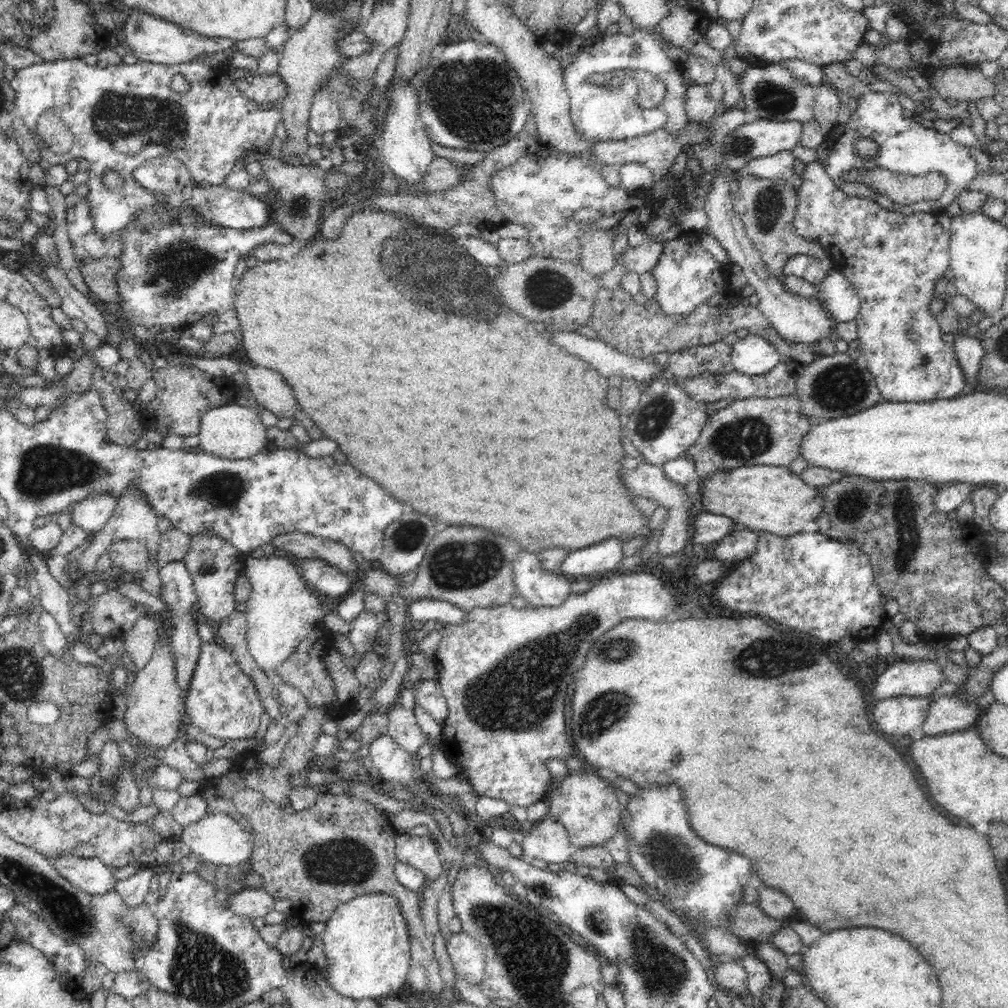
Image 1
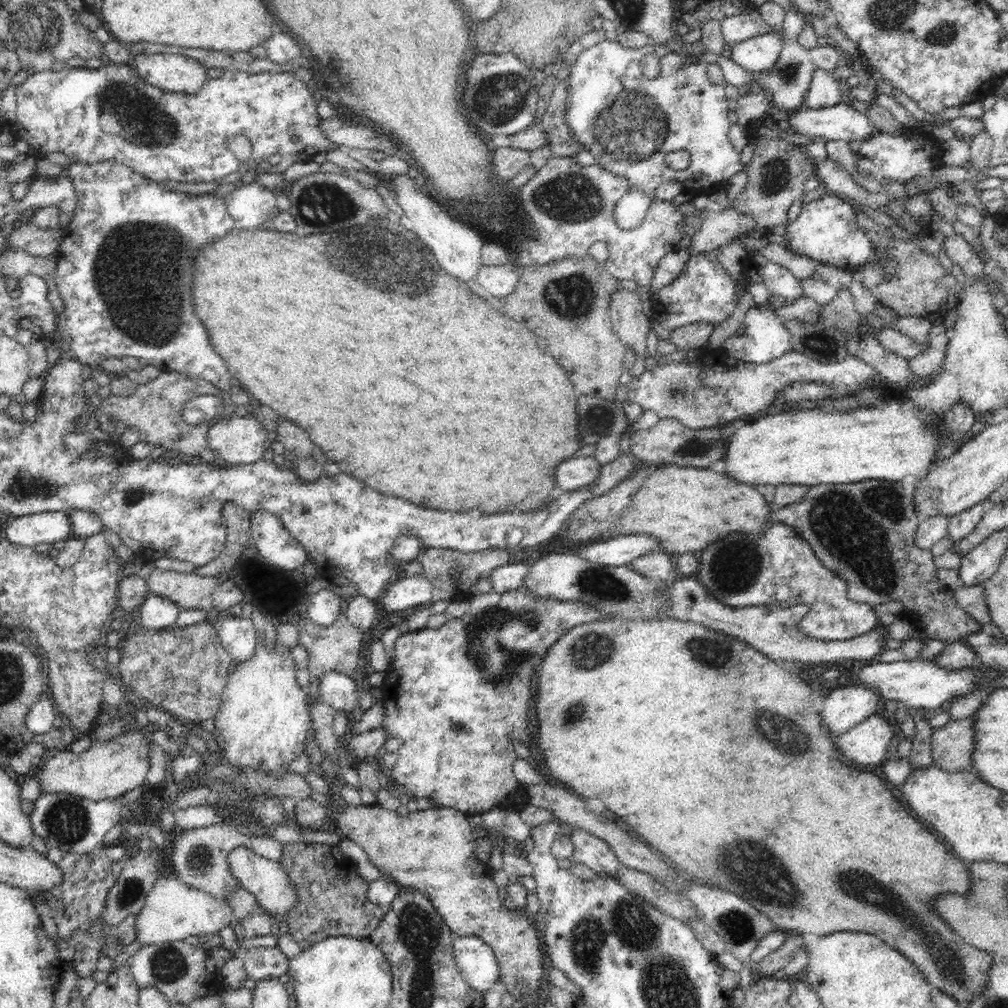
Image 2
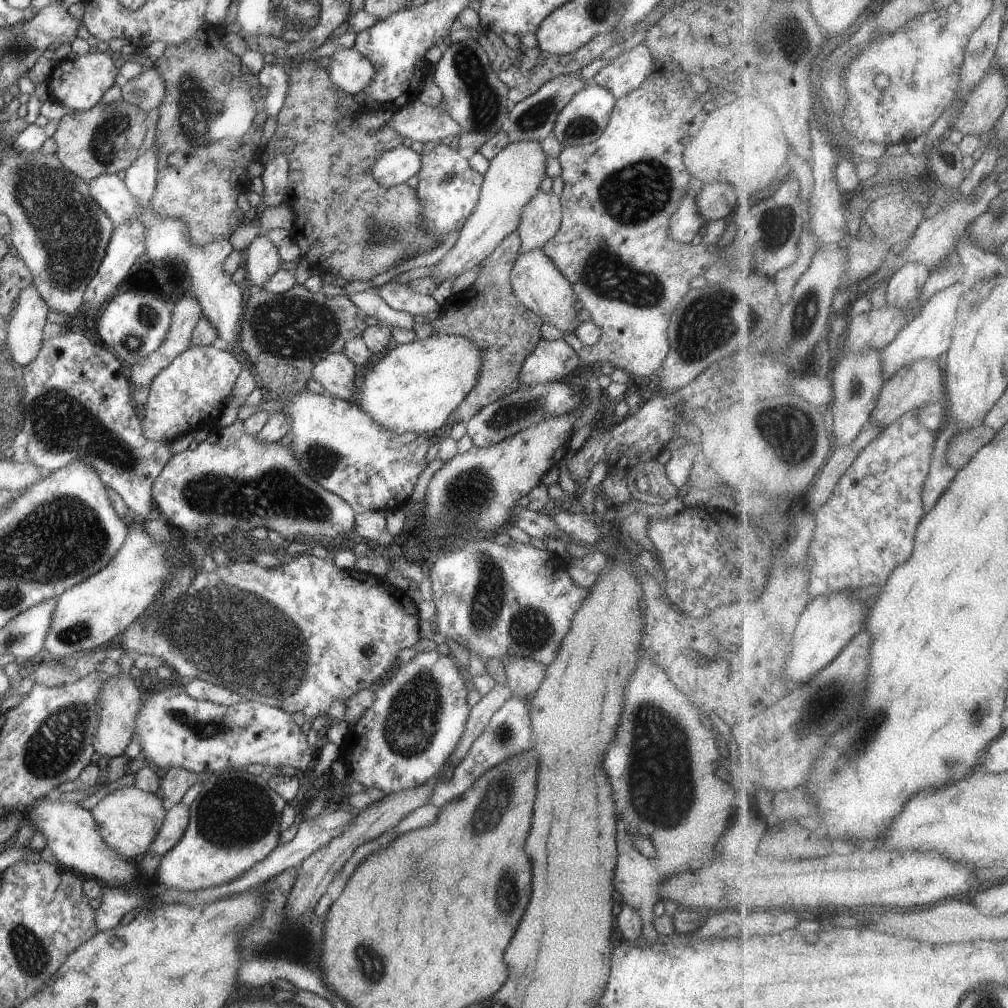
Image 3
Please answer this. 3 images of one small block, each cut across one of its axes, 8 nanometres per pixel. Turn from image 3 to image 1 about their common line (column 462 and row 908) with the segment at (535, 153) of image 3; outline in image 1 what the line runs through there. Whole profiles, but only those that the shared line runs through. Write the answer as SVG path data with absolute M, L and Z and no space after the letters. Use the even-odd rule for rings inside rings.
M262 888L257 890L240 890L236 894L230 894L228 897L228 902L224 904L229 908L234 914L239 914L240 916L247 916L250 919L262 918L266 916L269 912L274 910L275 898L270 896L268 891L264 891Z

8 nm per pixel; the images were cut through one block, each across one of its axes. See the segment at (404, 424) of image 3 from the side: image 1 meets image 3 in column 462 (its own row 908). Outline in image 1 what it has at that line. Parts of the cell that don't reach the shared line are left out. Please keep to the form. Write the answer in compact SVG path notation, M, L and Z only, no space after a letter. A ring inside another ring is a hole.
M371 893L347 900L333 910L323 932L324 954L328 957L326 974L330 986L340 995L352 1000L375 1000L401 996L407 990L410 966L410 935L397 898L388 893Z

